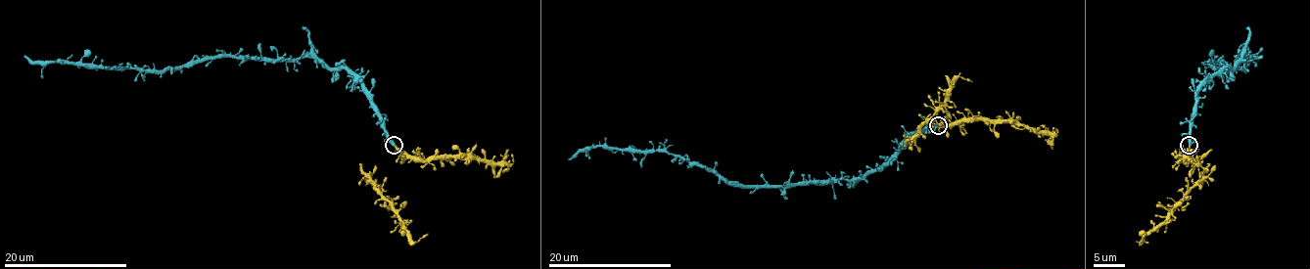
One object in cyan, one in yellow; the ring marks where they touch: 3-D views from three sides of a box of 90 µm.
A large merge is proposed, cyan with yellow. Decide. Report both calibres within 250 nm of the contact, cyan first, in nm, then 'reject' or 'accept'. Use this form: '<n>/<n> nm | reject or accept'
320/240 nm | accept

